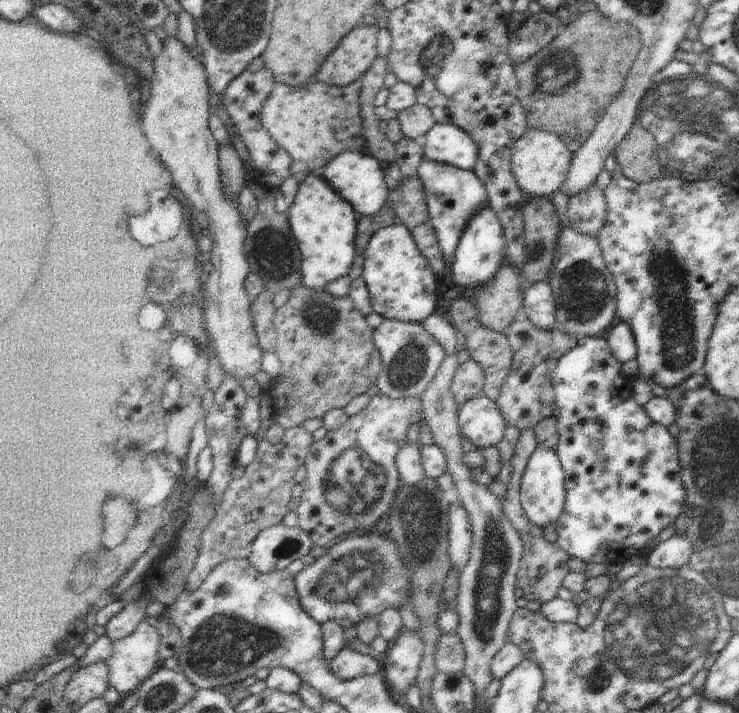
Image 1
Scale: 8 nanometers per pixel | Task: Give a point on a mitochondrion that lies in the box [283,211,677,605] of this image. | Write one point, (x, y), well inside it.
(353, 482)

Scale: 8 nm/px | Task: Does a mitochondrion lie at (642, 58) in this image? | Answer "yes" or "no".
no

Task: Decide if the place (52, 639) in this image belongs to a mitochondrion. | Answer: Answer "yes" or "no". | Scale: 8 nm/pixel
no

